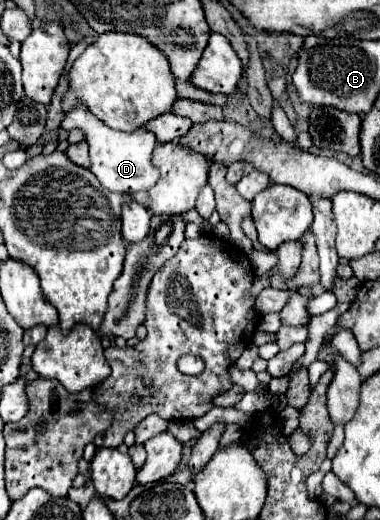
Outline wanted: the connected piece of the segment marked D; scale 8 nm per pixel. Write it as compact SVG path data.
M81 105L63 119L61 127L67 131L73 127L85 131L89 143L89 155L91 155L91 171L95 173L95 177L101 181L105 189L115 193L137 193L137 191L149 191L153 183L159 181L159 171L151 163L151 155L157 139L153 139L153 135L145 131L145 127L133 133L113 131L105 127L105 123L99 123L99 119L93 119L93 115L89 115L89 111Z

